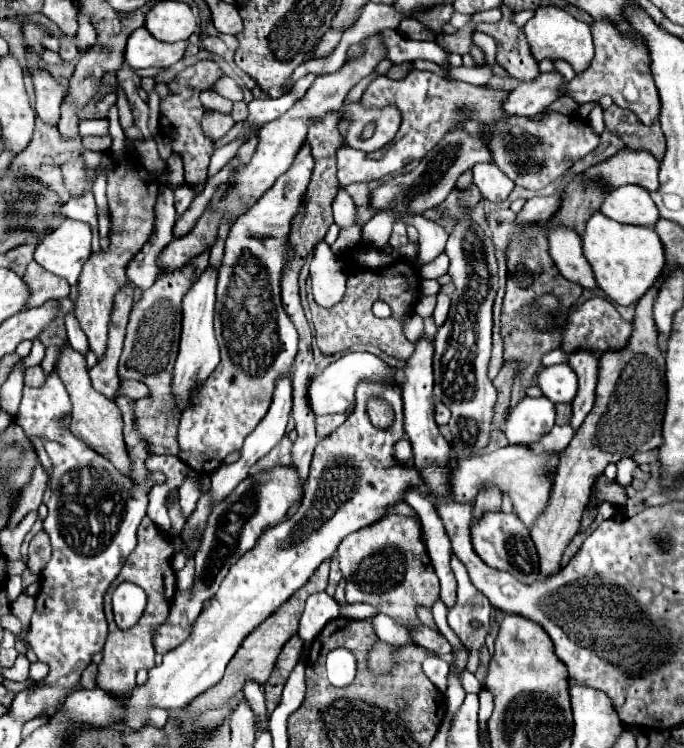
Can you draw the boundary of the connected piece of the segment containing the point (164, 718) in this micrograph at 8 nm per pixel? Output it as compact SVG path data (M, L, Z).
M153 708L148 713L147 725L152 725L158 729L163 729L168 721L168 712L160 708Z

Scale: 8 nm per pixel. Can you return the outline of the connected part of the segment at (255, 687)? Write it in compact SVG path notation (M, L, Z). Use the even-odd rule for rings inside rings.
M245 684L243 688L243 694L249 702L249 706L253 708L255 716L257 716L257 726L259 726L259 732L267 732L269 730L269 716L267 716L267 708L265 708L265 696L261 692L261 686L259 684Z

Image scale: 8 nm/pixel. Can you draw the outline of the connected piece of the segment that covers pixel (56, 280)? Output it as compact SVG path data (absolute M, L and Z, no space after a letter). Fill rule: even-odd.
M31 262L27 266L23 280L31 292L25 308L37 308L47 300L59 300L69 296L69 284L65 284L65 280L61 280L59 276L45 272L37 262Z

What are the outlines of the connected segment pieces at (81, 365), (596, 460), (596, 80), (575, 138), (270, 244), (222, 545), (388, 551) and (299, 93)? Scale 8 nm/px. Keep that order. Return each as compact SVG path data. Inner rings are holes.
M67 342L61 346L57 362L55 362L55 372L59 374L61 382L65 384L65 390L69 394L71 406L73 406L73 414L71 414L71 432L79 438L85 440L85 444L89 444L95 452L101 452L101 456L105 456L107 460L111 460L111 464L119 470L125 472L125 476L129 476L129 466L131 460L127 456L125 444L123 444L123 422L121 422L121 414L115 406L113 400L101 396L89 380L87 374L87 362L85 356L77 350L73 350Z
M661 274L657 284L653 288L649 288L649 292L639 300L637 310L635 310L635 322L633 322L635 328L633 328L633 334L631 334L627 348L623 348L621 352L607 352L607 356L599 360L595 406L589 412L589 416L585 418L585 422L581 424L581 428L575 432L569 446L561 452L561 460L557 466L557 474L553 478L549 502L531 528L531 538L537 546L539 560L541 560L539 578L545 578L545 576L549 576L561 568L559 562L561 562L563 550L567 548L567 544L571 542L571 538L579 530L579 518L581 518L581 514L589 502L591 484L595 482L597 476L601 476L605 466L611 462L617 462L621 458L633 456L635 452L653 450L661 444L661 420L663 420L665 396L667 396L667 392L665 392L665 354L663 354L663 350L659 350L659 344L657 344L657 330L655 330L655 322L653 322L653 300L655 300L657 288L661 286L663 278L665 276Z
M603 18L593 22L591 32L595 40L595 58L583 74L577 74L571 82L567 82L567 88L573 100L577 104L585 104L585 102L593 102L609 94L619 108L631 110L639 118L641 124L649 126L657 118L657 108L661 106L661 100L657 100L657 88L653 84L653 76L649 76L649 64L645 64L645 48L641 48L641 44L633 40L631 36L623 34L613 22L603 20ZM627 82L633 82L633 86L637 88L637 94L639 94L637 102L625 100L623 88L627 86Z
M411 70L407 78L392 80L386 75L379 75L377 80L369 84L365 90L361 104L367 108L399 108L403 122L391 144L384 146L379 152L359 152L349 146L341 146L337 154L337 178L341 188L333 201L334 222L340 227L354 225L357 207L344 189L351 182L373 182L381 180L387 174L407 166L413 160L421 160L425 152L429 152L441 136L451 132L453 128L465 128L473 134L483 134L489 138L489 148L493 152L493 162L517 184L531 190L541 190L551 184L555 178L565 174L577 160L593 152L599 144L599 136L593 134L589 124L583 124L575 116L563 116L557 112L545 112L541 120L529 120L523 116L515 116L509 120L501 120L501 98L507 92L487 90L483 86L471 86L459 80L445 80L427 70Z
M305 142L297 152L291 168L281 174L273 188L237 220L225 240L223 264L217 276L217 302L215 302L215 332L221 348L221 362L205 382L197 396L197 406L189 408L179 422L179 458L199 474L211 474L219 468L223 458L231 452L239 452L243 440L253 432L269 410L269 400L273 398L273 380L293 366L297 352L297 330L281 306L281 276L289 260L295 258L295 250L289 244L293 218L299 214L299 206L305 198L309 180L313 172L311 146Z
M277 466L273 470L243 480L223 502L213 508L199 550L195 554L193 586L189 590L177 590L167 620L159 624L153 634L155 652L165 654L177 648L189 636L193 620L199 616L203 606L217 594L217 588L227 576L231 564L235 564L249 548L253 548L253 544L257 544L257 538L261 536L265 526L275 526L277 522L281 522L287 510L297 504L301 496L303 490L297 484L297 472L293 472L291 466Z
M389 514L385 520L373 524L373 528L347 536L341 542L337 556L341 574L347 582L345 598L349 604L367 602L375 606L377 612L383 612L395 622L407 626L417 620L415 608L419 604L431 608L439 598L439 580L421 538L421 524L415 518Z
M307 74L305 78L301 78L293 92L281 96L281 98L265 98L265 100L253 100L249 104L249 118L247 122L251 124L257 124L257 126L263 126L265 122L271 122L275 118L279 118L281 114L285 114L299 98L303 98L303 94L309 90L309 86L313 84L313 80L321 76L321 74Z

